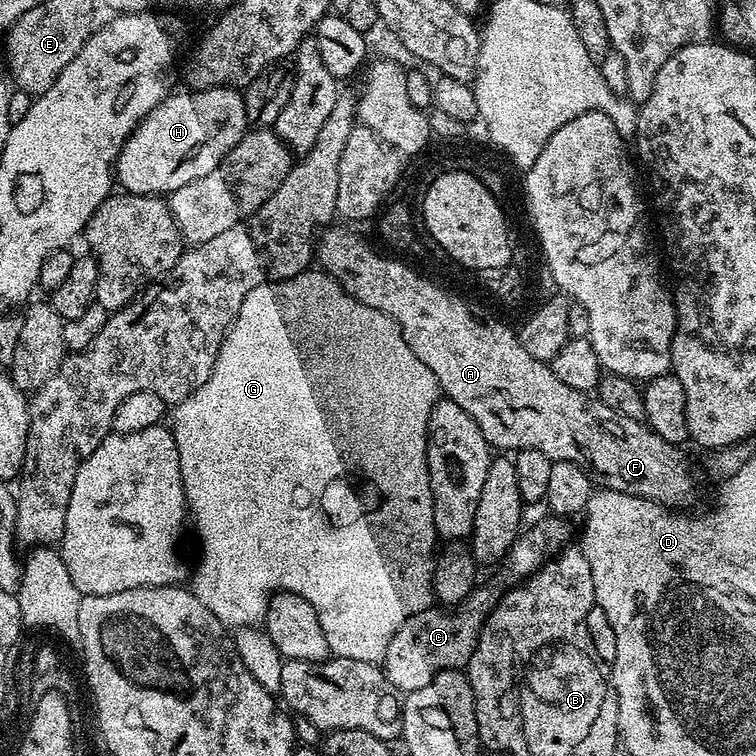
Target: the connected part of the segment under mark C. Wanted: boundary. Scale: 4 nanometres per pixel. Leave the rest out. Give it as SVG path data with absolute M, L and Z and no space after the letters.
M477 586L461 604L451 610L444 606L429 606L418 614L406 618L402 626L390 638L382 667L386 678L402 694L422 690L439 672L463 669L470 662L476 644L480 640L480 631L484 629L489 614L496 606L498 592L492 588Z

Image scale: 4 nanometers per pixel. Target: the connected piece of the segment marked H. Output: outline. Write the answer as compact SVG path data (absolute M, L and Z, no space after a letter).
M202 88L199 90L173 91L143 122L133 130L128 141L121 146L114 165L114 176L125 193L134 196L160 196L186 186L198 178L206 178L214 166L218 166L230 154L230 150L249 131L250 121L246 118L246 102L243 91L234 88Z

